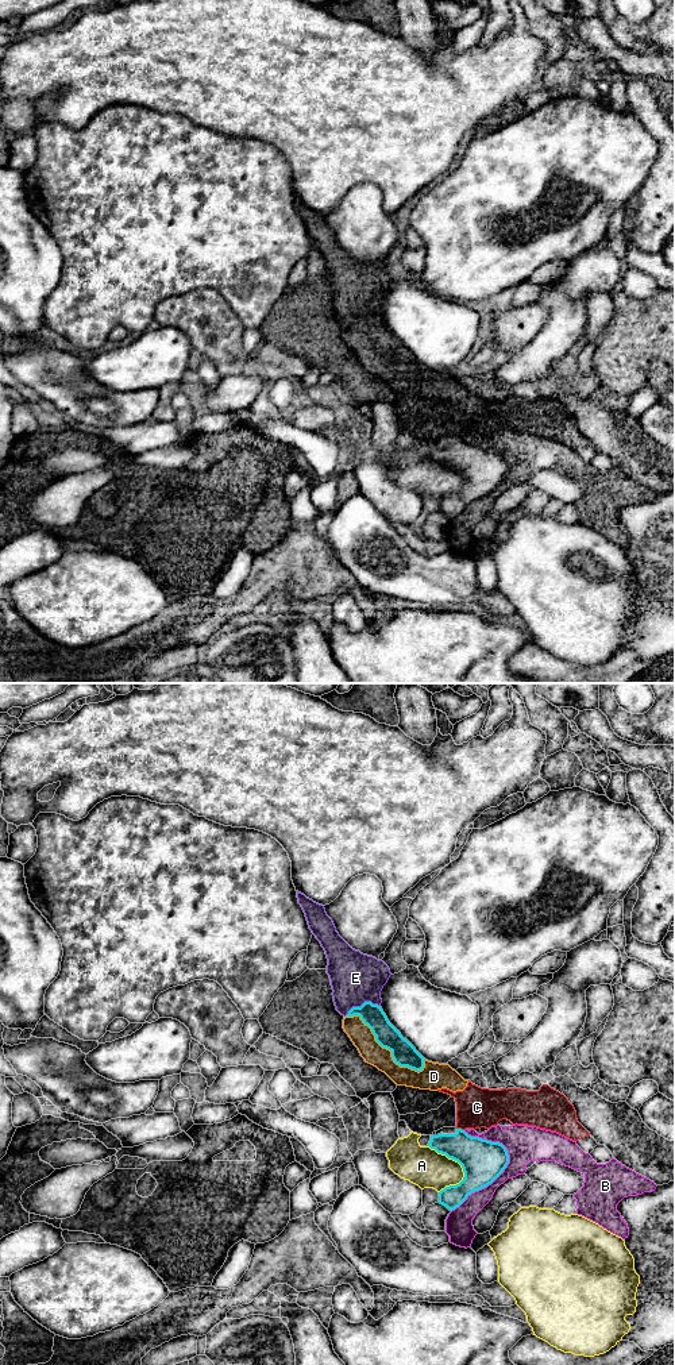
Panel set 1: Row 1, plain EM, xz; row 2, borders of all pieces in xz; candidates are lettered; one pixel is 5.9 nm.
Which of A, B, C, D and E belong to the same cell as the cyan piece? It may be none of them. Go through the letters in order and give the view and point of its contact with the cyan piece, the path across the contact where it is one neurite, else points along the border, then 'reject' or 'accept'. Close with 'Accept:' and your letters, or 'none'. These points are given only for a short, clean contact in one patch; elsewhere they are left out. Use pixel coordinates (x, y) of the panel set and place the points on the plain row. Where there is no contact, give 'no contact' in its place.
A: xz (454, 467) | reject
B: xz (490, 492) | reject
C: xz (461, 438) | along xz (456, 436), (463, 439) | reject
D: xz (384, 355) | reject
E: xz (363, 312) | along xz (380, 313), (363, 311), (359, 315), (354, 315), (344, 324) | reject
Accept: none

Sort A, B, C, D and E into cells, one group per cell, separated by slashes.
A / B C D E

